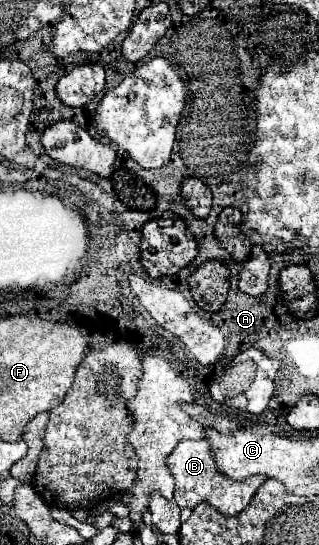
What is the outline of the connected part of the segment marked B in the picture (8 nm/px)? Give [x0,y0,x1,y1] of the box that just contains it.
[167,440,267,516]

